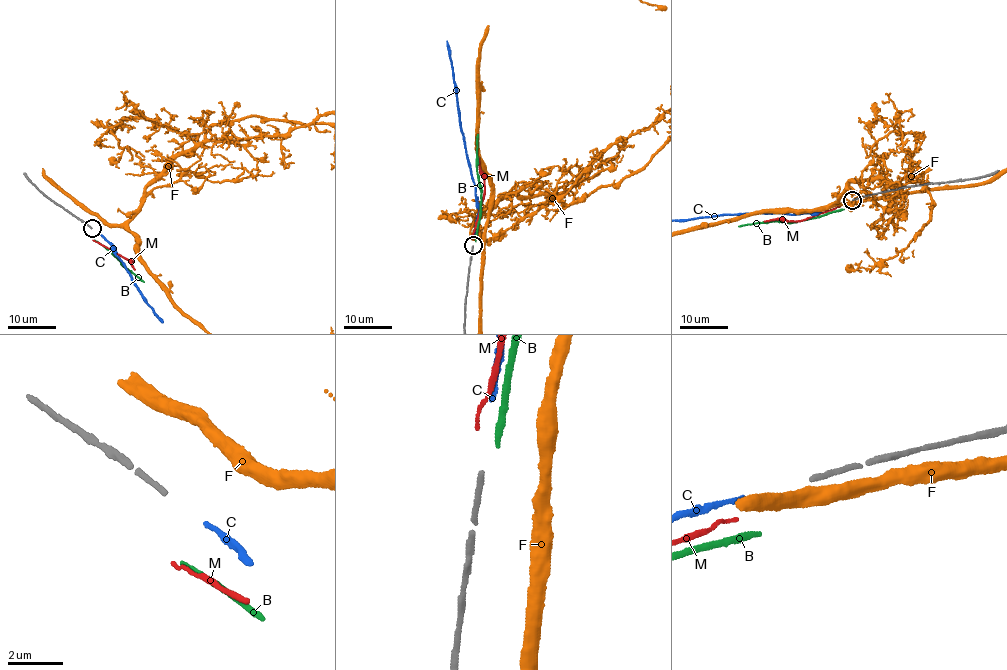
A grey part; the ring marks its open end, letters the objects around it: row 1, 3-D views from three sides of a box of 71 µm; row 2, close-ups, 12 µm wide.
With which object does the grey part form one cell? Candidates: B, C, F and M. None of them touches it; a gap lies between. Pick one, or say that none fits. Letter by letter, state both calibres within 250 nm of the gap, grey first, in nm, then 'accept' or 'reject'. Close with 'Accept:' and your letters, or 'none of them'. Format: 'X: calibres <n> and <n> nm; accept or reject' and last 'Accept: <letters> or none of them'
B: calibres 200 and 190 nm; reject
C: calibres 200 and 140 nm; accept
F: calibres 200 and 500 nm; reject
M: calibres 200 and 90 nm; reject
Accept: C

